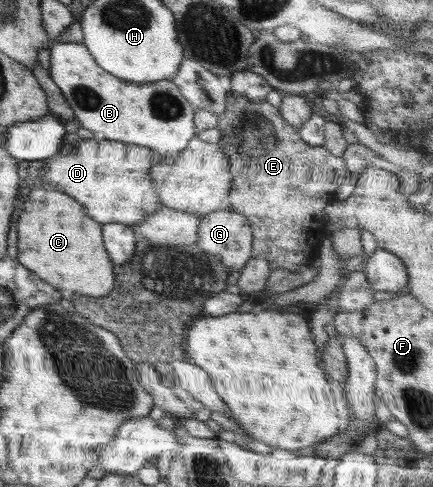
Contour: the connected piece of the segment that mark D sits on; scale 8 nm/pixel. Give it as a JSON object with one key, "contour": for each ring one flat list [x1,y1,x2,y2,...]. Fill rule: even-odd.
{"contour":[[103,137,91,138,77,142,70,151,64,151,60,145,54,156,43,159,44,170,39,181,56,185,62,193,76,199,86,211,86,215,98,223,114,223,116,221,116,223,130,226,146,220,146,217,162,208,160,197,152,185,151,171,148,171,150,167,154,166,152,160,152,151,146,147,125,144]]}

